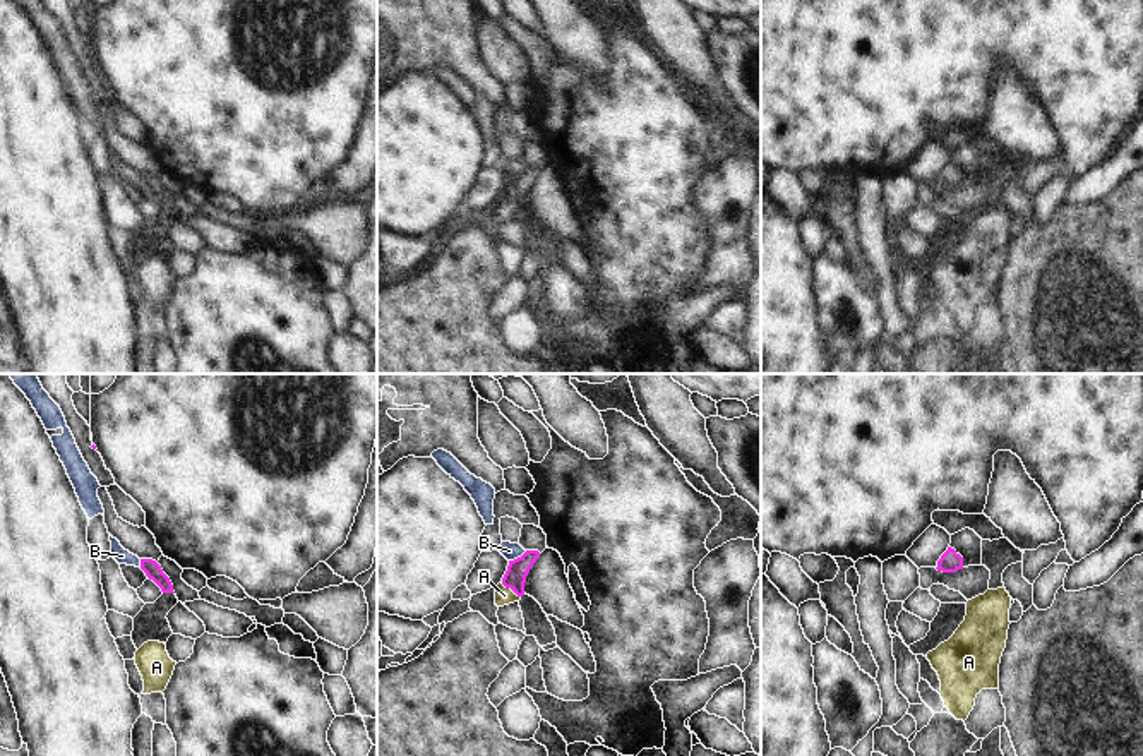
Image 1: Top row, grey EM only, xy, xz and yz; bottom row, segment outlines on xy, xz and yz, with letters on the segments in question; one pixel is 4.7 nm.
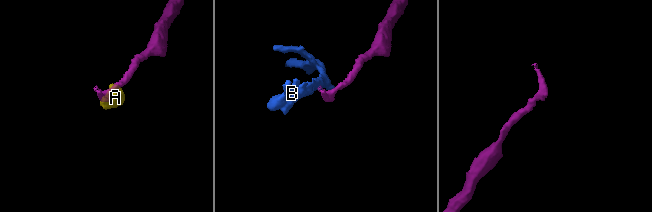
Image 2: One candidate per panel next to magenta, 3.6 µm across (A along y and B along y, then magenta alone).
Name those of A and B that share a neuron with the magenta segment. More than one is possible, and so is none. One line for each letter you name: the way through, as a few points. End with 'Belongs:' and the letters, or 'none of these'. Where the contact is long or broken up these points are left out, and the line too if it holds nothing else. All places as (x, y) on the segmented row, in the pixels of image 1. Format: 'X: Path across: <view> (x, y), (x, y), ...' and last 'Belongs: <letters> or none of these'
A: Path across: xz (514, 578), (511, 588), (504, 595)
Belongs: A

